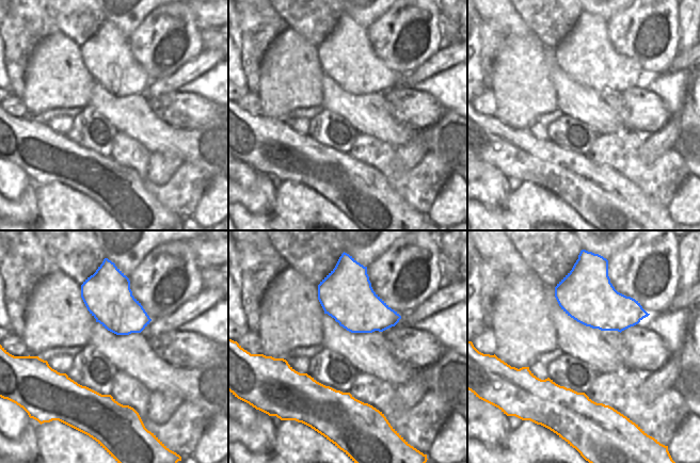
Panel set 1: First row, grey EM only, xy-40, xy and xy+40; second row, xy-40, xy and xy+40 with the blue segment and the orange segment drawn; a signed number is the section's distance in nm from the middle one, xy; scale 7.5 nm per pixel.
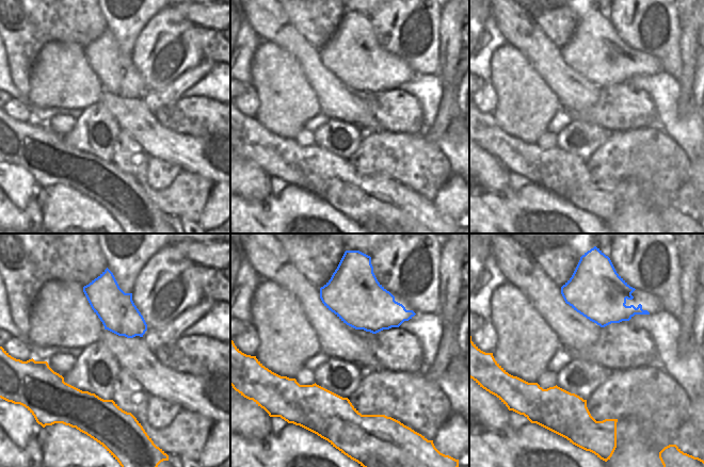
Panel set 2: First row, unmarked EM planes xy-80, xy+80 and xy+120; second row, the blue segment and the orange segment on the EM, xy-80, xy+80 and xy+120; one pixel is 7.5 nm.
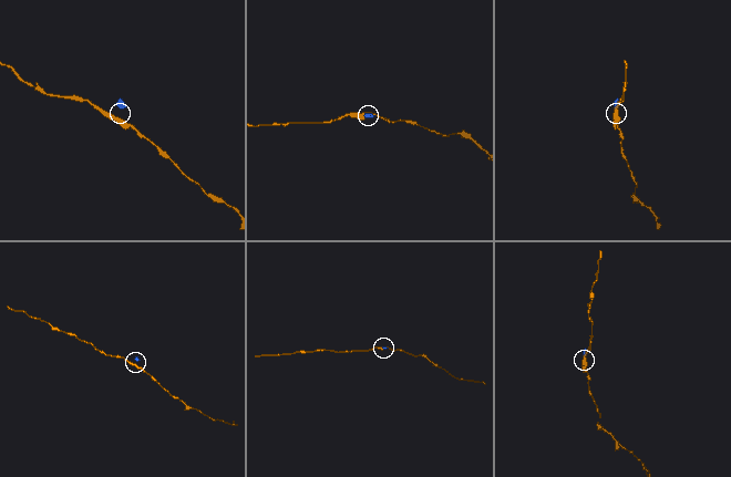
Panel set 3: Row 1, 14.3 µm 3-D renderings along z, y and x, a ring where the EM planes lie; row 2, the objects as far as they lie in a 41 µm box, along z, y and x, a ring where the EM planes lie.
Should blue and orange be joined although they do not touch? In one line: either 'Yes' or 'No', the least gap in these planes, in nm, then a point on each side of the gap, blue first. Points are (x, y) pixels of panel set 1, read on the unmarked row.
No. Distance 440 nm. Across: xy (351, 93), (329, 147).

